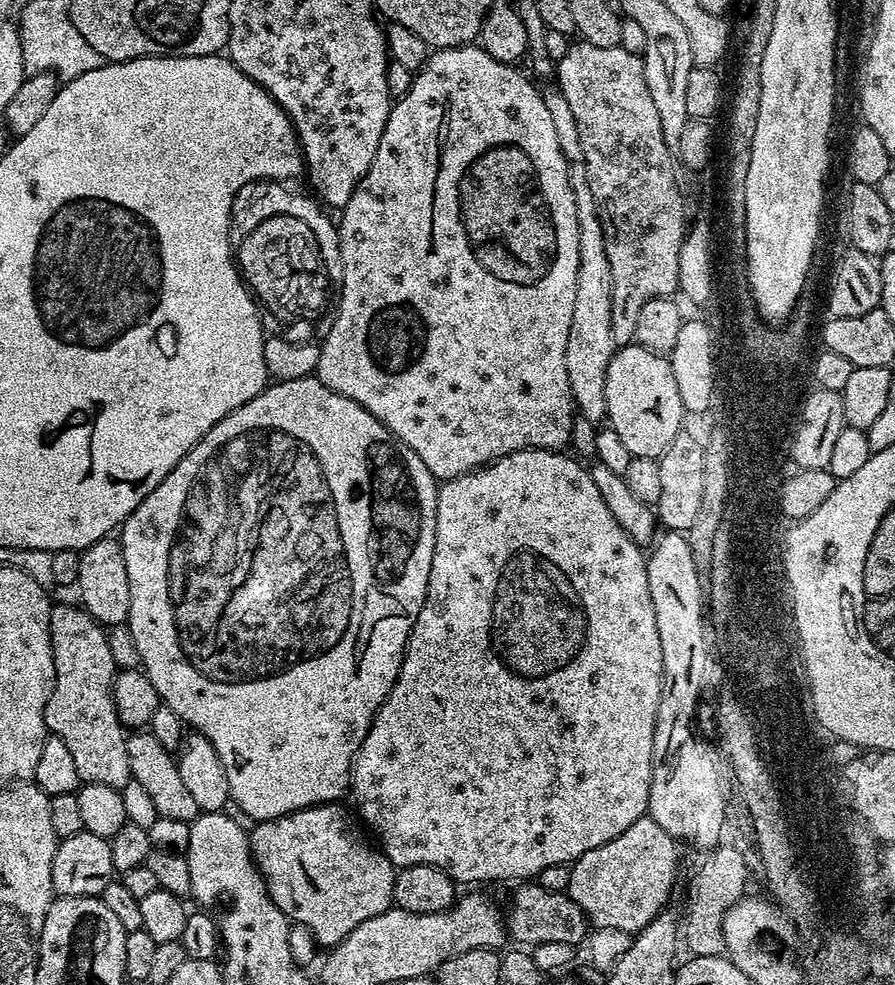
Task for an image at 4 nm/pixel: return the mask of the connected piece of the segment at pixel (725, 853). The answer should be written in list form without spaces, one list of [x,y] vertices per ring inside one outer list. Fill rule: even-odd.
[[[732,846],[717,847],[704,860],[704,865],[692,880],[692,898],[689,900],[688,913],[682,916],[682,944],[689,948],[692,956],[719,956],[725,951],[723,924],[727,912],[746,896],[744,887],[748,884],[749,857],[743,859],[737,855],[738,850]]]

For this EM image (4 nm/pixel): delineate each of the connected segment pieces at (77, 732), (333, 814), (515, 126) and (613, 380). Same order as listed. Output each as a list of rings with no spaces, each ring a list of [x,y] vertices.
[[[53,603],[50,614],[48,633],[52,639],[54,654],[54,690],[50,694],[50,702],[46,702],[44,725],[48,727],[51,735],[66,742],[70,754],[74,757],[74,767],[78,769],[83,783],[122,789],[133,778],[130,770],[130,754],[126,754],[129,733],[118,718],[112,697],[112,683],[116,680],[118,669],[114,662],[114,654],[110,654],[110,644],[105,629],[89,612],[84,611],[83,607],[73,604]]]
[[[339,803],[317,804],[314,808],[303,808],[297,812],[291,812],[285,816],[274,818],[273,820],[259,821],[259,823],[255,825],[256,829],[251,829],[250,832],[252,861],[255,862],[256,869],[260,872],[261,878],[264,879],[264,884],[268,887],[268,893],[274,902],[274,906],[278,906],[278,910],[282,910],[282,914],[287,916],[293,925],[308,928],[310,934],[312,934],[316,940],[317,945],[324,947],[325,944],[325,949],[328,950],[335,948],[337,944],[341,944],[350,934],[350,930],[354,930],[362,922],[366,922],[366,918],[374,918],[378,914],[387,912],[389,908],[393,907],[392,891],[394,890],[394,878],[396,877],[394,866],[389,862],[383,851],[381,851],[379,847],[373,846],[373,848],[371,848],[371,846],[368,845],[369,837],[362,831],[361,825],[354,819],[353,813],[351,811],[348,813],[346,809],[340,807],[344,806],[341,806]]]
[[[465,46],[463,48],[441,48],[429,55],[423,68],[412,78],[410,90],[393,103],[386,126],[382,130],[382,142],[378,142],[378,154],[374,154],[374,162],[370,162],[370,170],[358,182],[354,194],[350,194],[350,202],[342,209],[338,216],[338,231],[340,234],[340,254],[342,260],[343,284],[340,285],[340,295],[336,306],[336,317],[330,325],[330,334],[326,334],[319,345],[318,366],[314,373],[316,379],[322,381],[330,390],[340,396],[358,402],[386,430],[390,430],[396,439],[401,440],[406,447],[414,450],[418,458],[430,470],[430,474],[437,481],[453,480],[455,476],[464,476],[467,472],[475,472],[494,460],[501,460],[515,452],[527,448],[546,448],[549,450],[564,450],[569,447],[572,438],[572,421],[574,419],[574,403],[570,390],[570,378],[566,374],[566,340],[570,338],[570,326],[574,322],[574,296],[578,294],[578,266],[580,265],[580,211],[576,208],[576,192],[572,189],[572,178],[568,174],[568,160],[562,154],[562,146],[558,146],[558,136],[554,131],[554,122],[550,113],[546,111],[541,89],[531,84],[533,81],[527,75],[523,76],[511,64],[495,61],[490,54],[479,46]]]
[[[633,342],[612,355],[606,370],[607,423],[622,438],[633,456],[657,459],[685,427],[686,413],[678,382],[674,382],[671,359],[659,356]]]

